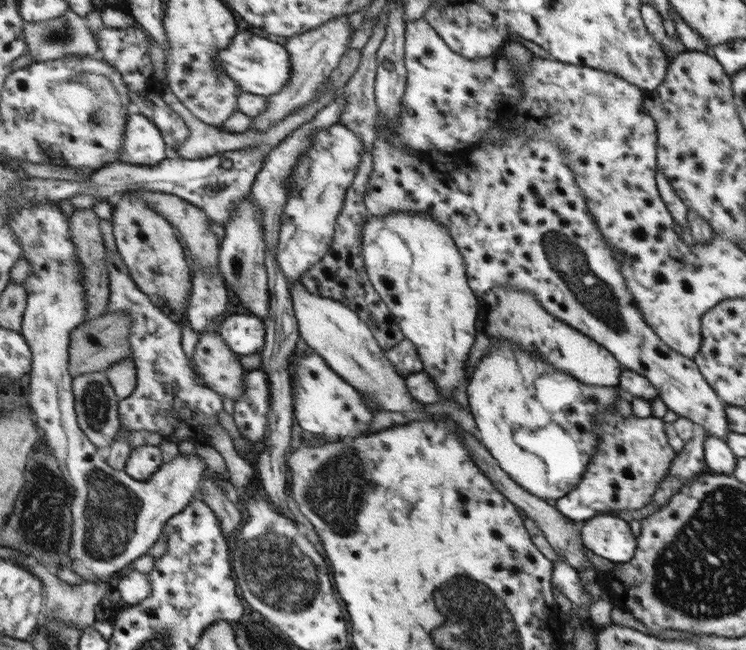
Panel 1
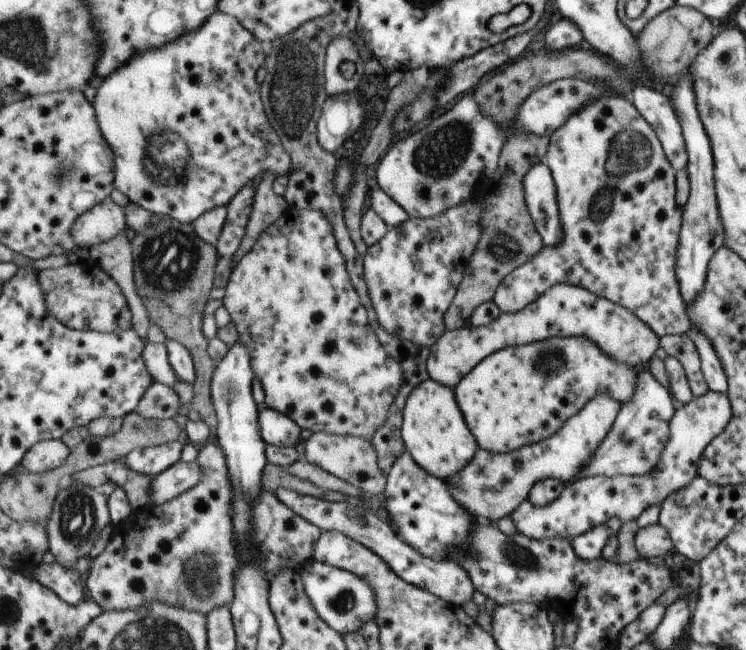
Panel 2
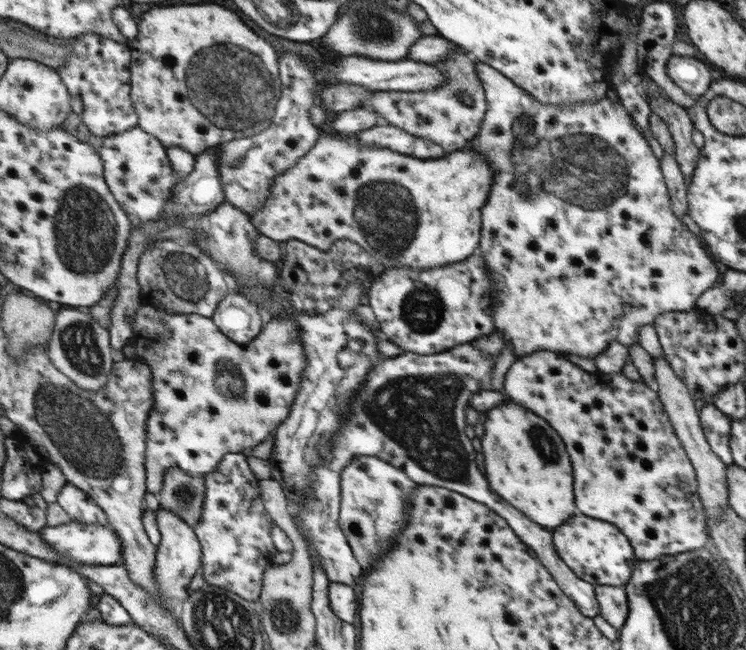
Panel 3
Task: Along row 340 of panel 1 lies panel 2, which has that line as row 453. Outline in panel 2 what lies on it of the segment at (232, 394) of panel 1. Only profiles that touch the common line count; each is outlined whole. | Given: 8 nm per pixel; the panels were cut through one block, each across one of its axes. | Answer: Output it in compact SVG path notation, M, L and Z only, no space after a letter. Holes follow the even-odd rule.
M205 443L200 448L200 454L197 461L203 468L203 478L195 488L187 492L183 492L178 498L172 499L170 502L161 505L149 505L144 508L137 509L130 518L125 522L121 522L114 527L113 537L105 546L105 550L91 560L91 568L89 575L85 578L87 595L92 597L104 611L121 611L121 610L136 610L137 608L145 607L149 602L165 602L171 606L179 606L189 611L199 611L202 614L207 614L209 610L213 610L215 606L221 604L229 605L233 600L233 572L239 564L238 548L235 546L234 526L233 526L233 511L231 510L231 502L233 501L233 491L231 490L229 475L227 474L226 458L222 454L218 444Z

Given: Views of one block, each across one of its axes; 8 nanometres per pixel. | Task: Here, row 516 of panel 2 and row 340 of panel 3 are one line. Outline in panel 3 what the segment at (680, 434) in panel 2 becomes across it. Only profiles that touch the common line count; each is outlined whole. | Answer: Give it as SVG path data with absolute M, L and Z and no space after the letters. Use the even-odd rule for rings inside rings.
M476 62L476 66L477 76L485 91L486 112L482 118L481 128L467 147L481 153L494 170L494 184L491 185L490 194L481 210L482 232L477 250L486 262L487 272L491 274L491 286L494 286L494 298L497 299L497 305L493 309L493 323L513 345L513 355L518 358L535 351L547 350L593 359L605 353L614 343L621 344L626 349L638 345L639 326L652 325L652 322L657 321L663 313L681 314L691 310L695 300L700 298L699 294L706 293L715 284L717 268L713 266L713 260L709 260L707 252L701 248L698 237L694 236L681 223L681 219L672 213L670 198L667 188L663 186L662 170L659 170L657 158L649 148L648 142L641 136L639 129L633 125L634 122L625 107L614 100L609 100L606 96L593 102L575 104L539 102L533 95L529 95L522 87L517 86L489 65Z

